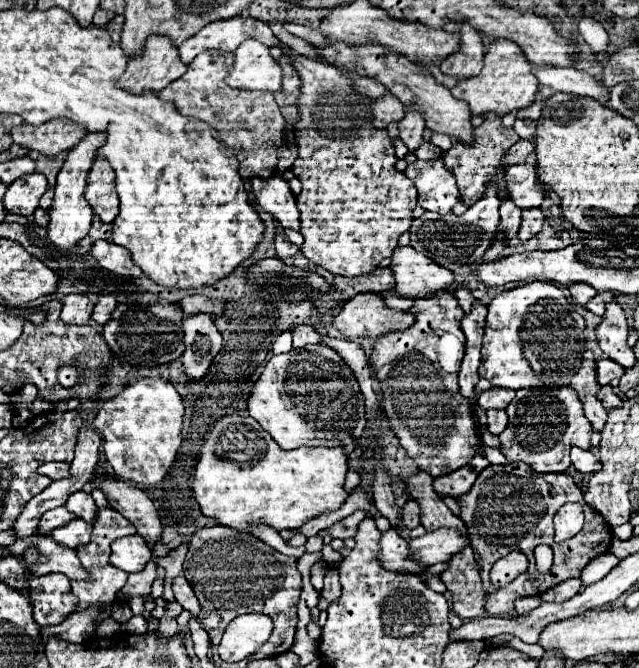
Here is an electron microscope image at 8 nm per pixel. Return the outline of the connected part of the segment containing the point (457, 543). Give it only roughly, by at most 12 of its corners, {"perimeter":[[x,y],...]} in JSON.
{"perimeter":[[458,531],[424,533],[408,543],[410,559],[436,565],[468,539]]}

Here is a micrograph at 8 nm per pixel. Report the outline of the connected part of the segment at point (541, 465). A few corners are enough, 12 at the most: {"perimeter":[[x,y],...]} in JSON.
{"perimeter":[[572,387],[516,391],[500,451],[538,473],[570,467],[592,425]]}

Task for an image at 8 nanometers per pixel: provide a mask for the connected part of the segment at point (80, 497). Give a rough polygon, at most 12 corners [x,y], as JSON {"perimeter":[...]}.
{"perimeter":[[72,493],[64,505],[76,517],[92,523],[96,503],[90,493]]}

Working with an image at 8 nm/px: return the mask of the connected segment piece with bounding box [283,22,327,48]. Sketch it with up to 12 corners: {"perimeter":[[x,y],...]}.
{"perimeter":[[286,22],[283,27],[291,34],[323,48],[327,38],[319,30]]}

